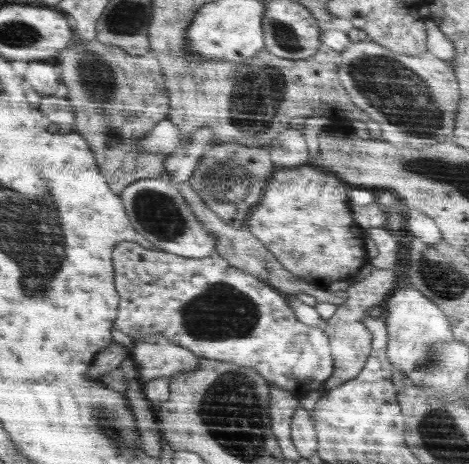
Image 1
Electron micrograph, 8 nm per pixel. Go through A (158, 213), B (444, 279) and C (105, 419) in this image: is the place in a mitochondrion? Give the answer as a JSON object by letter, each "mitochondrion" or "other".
{"A":"mitochondrion","B":"mitochondrion","C":"mitochondrion"}

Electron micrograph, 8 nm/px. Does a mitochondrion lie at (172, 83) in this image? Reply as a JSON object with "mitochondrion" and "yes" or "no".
{"mitochondrion":"no"}

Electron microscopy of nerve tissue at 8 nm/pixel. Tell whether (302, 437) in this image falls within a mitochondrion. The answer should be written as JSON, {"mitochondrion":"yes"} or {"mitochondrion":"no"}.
{"mitochondrion":"no"}

